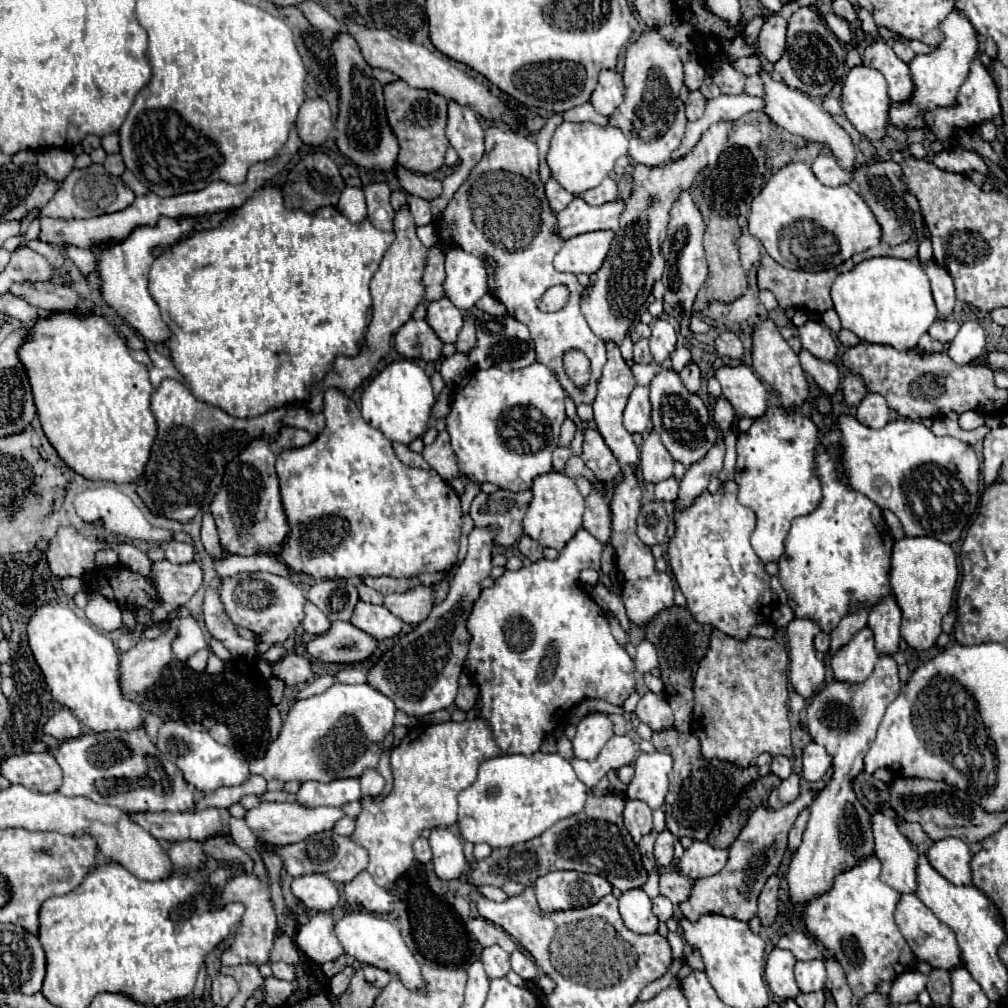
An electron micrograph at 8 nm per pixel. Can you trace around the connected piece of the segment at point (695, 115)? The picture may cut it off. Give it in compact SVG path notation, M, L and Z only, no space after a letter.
M692 91L688 95L688 101L686 101L686 117L688 121L696 121L704 115L704 107L706 107L706 99L700 91Z

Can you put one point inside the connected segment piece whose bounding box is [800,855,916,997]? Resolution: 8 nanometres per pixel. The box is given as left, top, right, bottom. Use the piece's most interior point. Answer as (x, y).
(855, 920)

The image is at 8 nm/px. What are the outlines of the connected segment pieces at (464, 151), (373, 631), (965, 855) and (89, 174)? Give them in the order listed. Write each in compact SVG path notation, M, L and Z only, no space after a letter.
M450 101L450 103L448 103L448 127L446 127L446 137L448 137L450 145L456 149L456 153L460 155L460 165L458 165L458 169L454 169L452 177L446 177L446 179L444 179L444 191L442 191L442 195L430 201L430 209L432 209L434 221L438 221L438 219L442 217L442 211L446 209L448 201L452 199L452 195L454 195L454 193L458 191L458 187L468 179L470 171L474 169L474 165L476 165L476 163L482 159L482 155L484 155L484 129L482 129L482 125L480 125L478 113L476 113L472 107L468 107L468 105L460 105L460 103L456 103L456 101Z
M364 601L356 603L350 623L354 627L366 631L368 635L374 635L376 639L396 637L404 627L402 619L398 619L396 615L386 611L386 607L364 603Z
M946 837L928 849L930 865L952 883L970 883L970 849L956 837Z
M90 165L86 169L72 169L70 175L64 179L62 187L54 195L54 199L40 211L44 217L56 217L56 219L90 219L106 213L116 213L126 209L134 201L134 191L122 183L120 177L114 177L106 173L102 165Z

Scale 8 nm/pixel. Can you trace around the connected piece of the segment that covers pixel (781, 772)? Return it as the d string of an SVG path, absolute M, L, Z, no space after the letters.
M774 757L772 759L772 773L778 775L780 779L786 779L790 777L792 769L790 769L790 761L786 757Z

